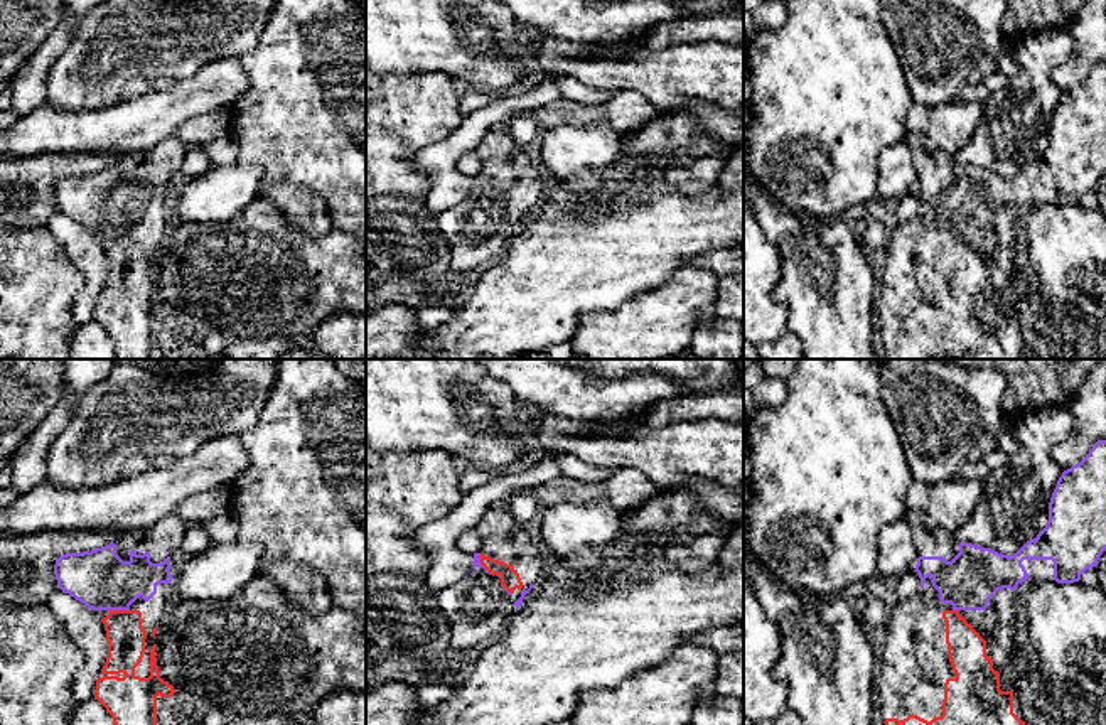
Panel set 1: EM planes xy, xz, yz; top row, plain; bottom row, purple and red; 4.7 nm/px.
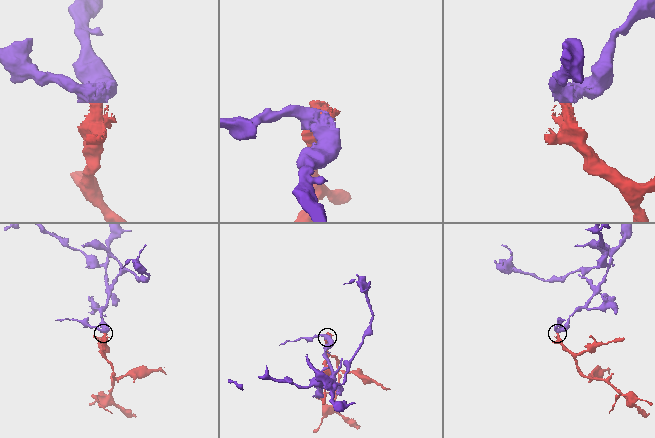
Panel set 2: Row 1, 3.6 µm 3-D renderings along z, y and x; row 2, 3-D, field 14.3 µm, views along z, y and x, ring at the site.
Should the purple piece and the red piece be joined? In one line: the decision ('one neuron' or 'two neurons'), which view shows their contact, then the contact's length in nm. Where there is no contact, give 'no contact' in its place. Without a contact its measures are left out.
one neuron | xy | 110 nm

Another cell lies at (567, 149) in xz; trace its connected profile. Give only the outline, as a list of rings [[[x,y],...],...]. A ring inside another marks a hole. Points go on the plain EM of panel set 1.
[[[560,123],[541,132],[540,165],[560,180],[614,167],[624,157],[620,137],[607,123]]]

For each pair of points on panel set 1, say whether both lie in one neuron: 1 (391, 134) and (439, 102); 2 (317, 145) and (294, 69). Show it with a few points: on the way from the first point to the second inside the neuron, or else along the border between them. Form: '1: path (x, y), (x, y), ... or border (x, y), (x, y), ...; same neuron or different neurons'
1: path (403, 122), (413, 112), (427, 107); same neuron
2: path (317, 127), (317, 93), (312, 88); same neuron

